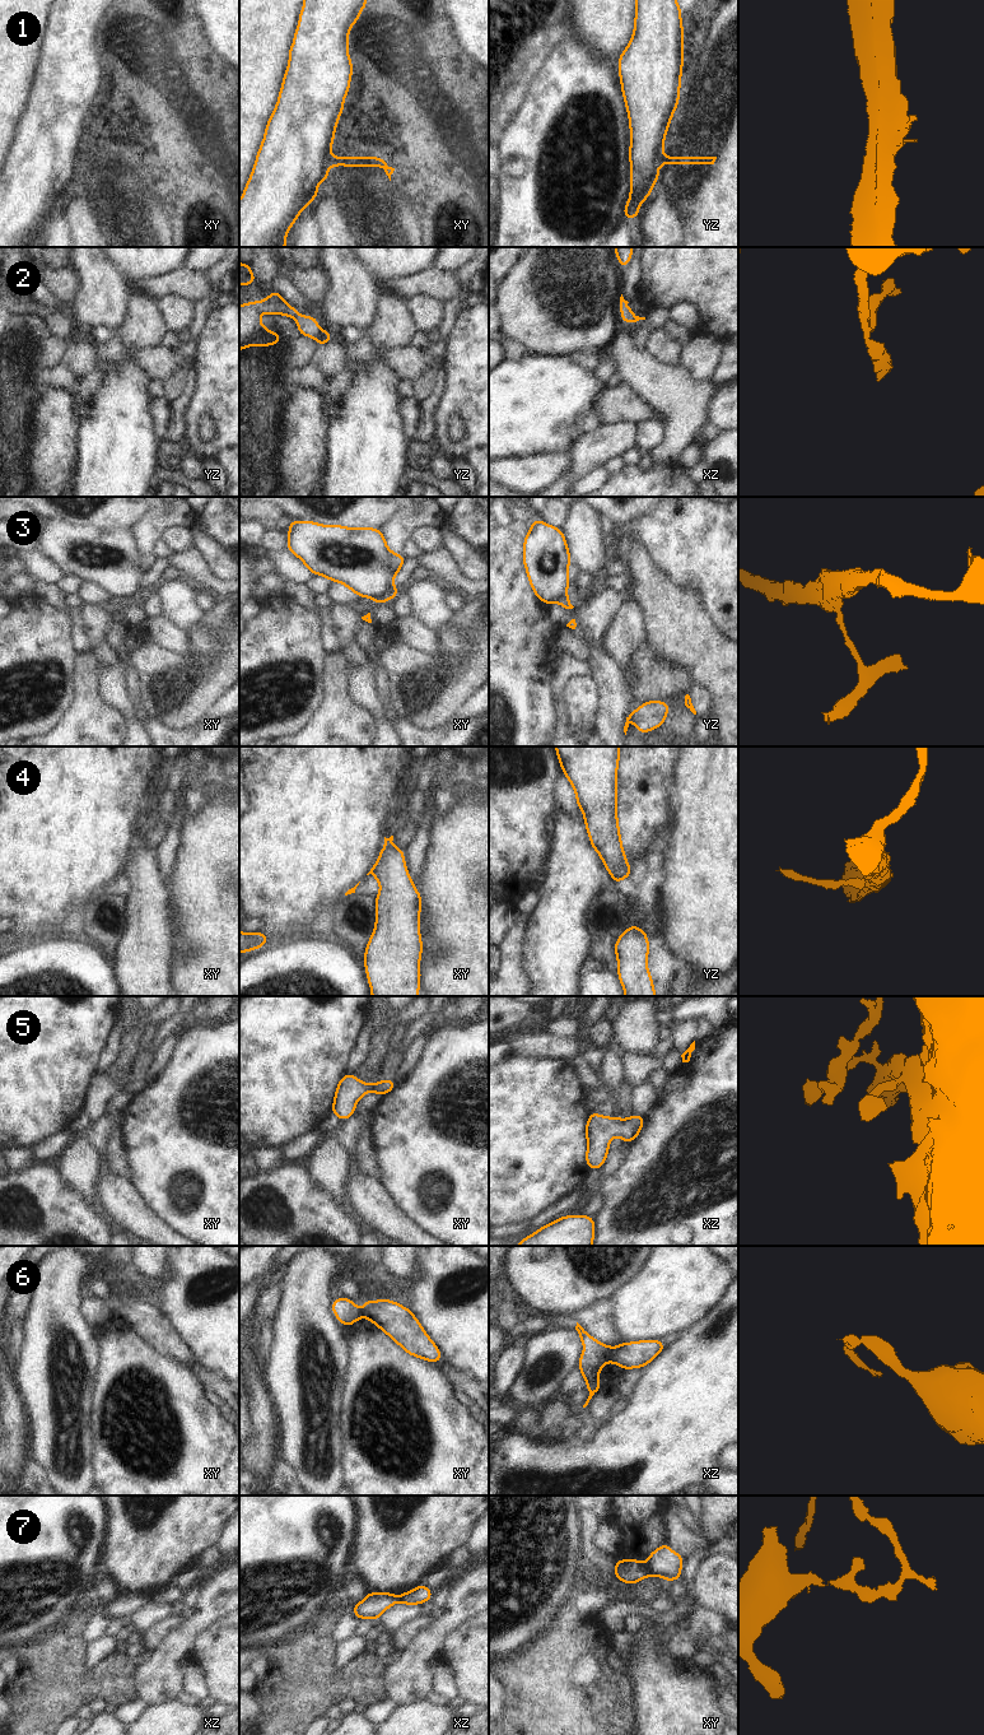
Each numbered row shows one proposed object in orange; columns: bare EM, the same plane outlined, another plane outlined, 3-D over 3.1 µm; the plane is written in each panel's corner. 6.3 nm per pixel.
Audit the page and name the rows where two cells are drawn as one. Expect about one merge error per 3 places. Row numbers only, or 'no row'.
1, 3, 4, 6, 7

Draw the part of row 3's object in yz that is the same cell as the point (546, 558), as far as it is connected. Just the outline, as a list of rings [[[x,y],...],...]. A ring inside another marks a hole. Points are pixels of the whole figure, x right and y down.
[[[536,518],[524,538],[523,563],[537,599],[551,605],[552,603],[559,603],[566,595],[570,582],[566,571],[572,558],[563,530],[542,522],[541,518]]]

